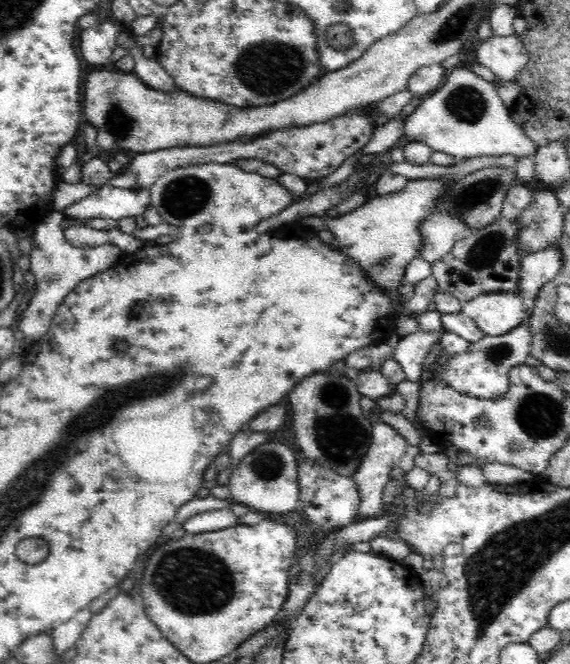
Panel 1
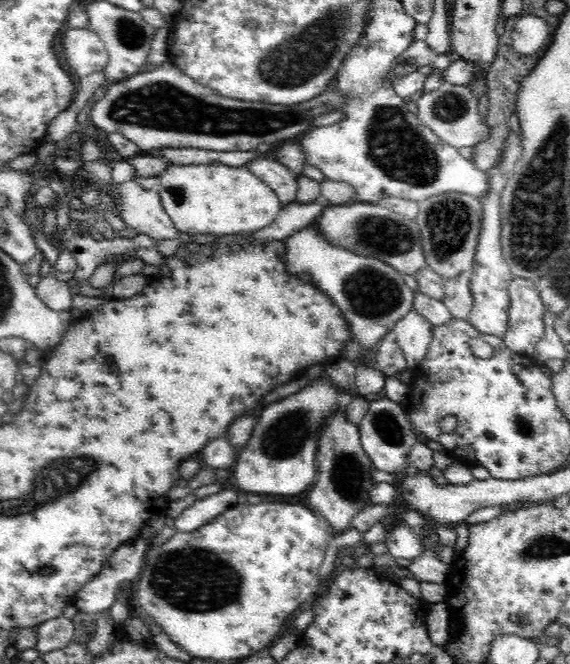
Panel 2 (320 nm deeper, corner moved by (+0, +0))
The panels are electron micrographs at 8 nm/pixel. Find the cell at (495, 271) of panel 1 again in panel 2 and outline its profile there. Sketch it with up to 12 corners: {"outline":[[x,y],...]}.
{"outline":[[472,268],[445,280],[442,302],[456,320],[473,307]]}

